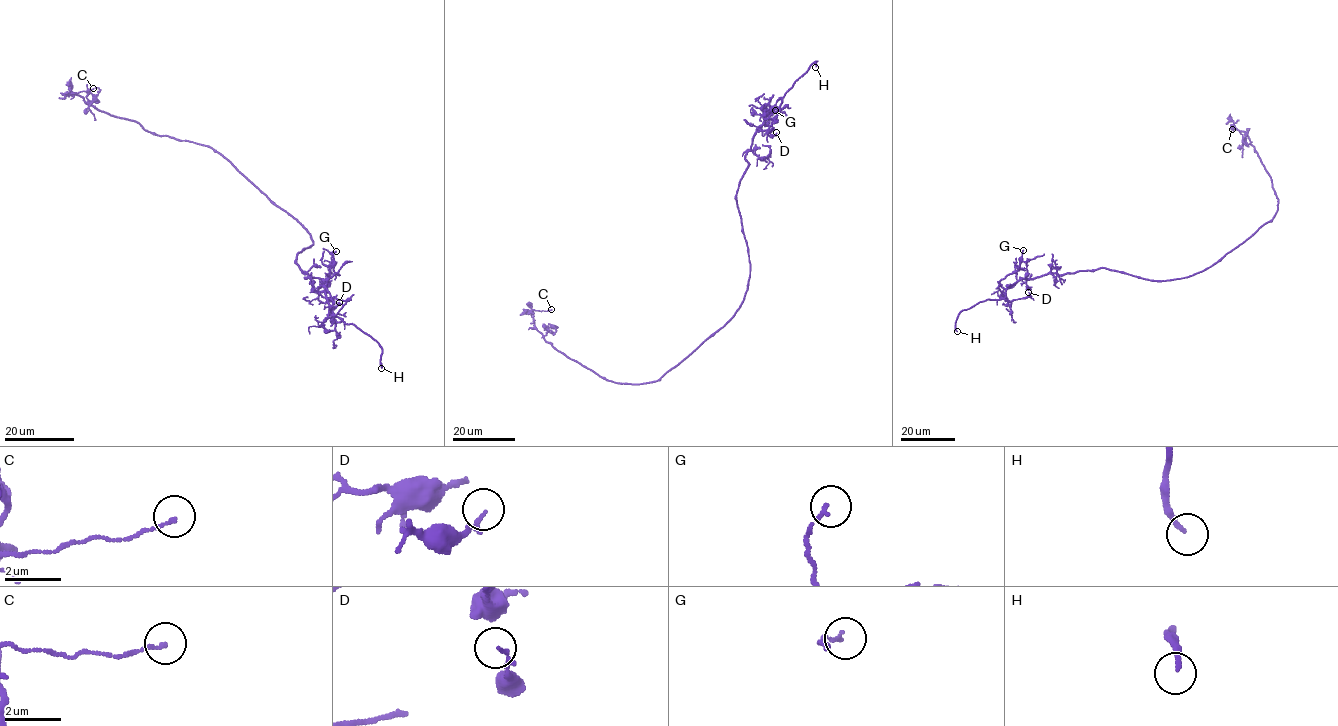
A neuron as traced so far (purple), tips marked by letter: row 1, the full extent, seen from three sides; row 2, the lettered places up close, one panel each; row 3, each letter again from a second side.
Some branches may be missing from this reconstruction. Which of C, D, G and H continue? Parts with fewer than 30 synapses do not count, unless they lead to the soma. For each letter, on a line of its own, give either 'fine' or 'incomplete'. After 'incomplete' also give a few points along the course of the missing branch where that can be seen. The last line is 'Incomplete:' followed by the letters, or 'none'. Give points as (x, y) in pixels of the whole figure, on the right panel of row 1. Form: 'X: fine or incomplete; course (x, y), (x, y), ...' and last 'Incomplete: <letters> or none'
C: fine
D: fine
G: fine
H: incomplete; course (957, 331), (956, 335), (948, 335), (927, 308), (919, 272)
Incomplete: H

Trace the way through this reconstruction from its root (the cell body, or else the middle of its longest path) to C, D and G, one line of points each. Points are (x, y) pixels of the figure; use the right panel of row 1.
C: (1185, 277), (1220, 261), (1271, 221), (1278, 208), (1272, 180), (1249, 138), (1243, 131), (1232, 129)
D: (1185, 277), (1150, 280), (1101, 268), (1050, 272), (1020, 278), (1005, 298), (1026, 298), (1028, 292)
G: (1185, 277), (1150, 280), (1099, 268), (1020, 278), (1012, 286), (1003, 288), (999, 282), (1020, 268), (1023, 250)

